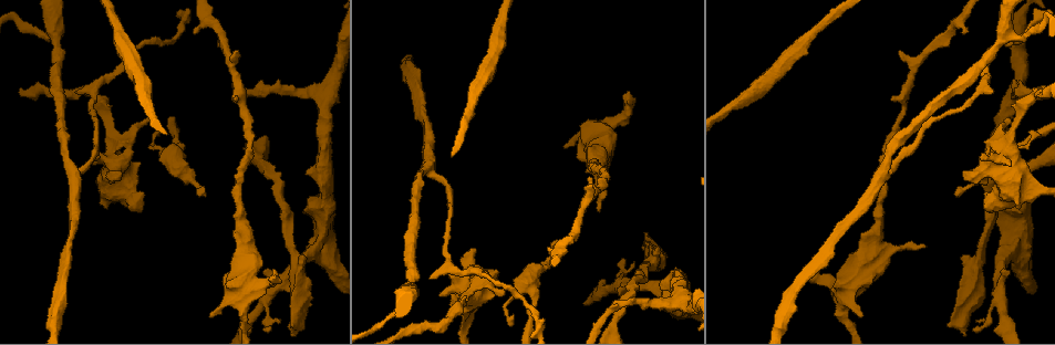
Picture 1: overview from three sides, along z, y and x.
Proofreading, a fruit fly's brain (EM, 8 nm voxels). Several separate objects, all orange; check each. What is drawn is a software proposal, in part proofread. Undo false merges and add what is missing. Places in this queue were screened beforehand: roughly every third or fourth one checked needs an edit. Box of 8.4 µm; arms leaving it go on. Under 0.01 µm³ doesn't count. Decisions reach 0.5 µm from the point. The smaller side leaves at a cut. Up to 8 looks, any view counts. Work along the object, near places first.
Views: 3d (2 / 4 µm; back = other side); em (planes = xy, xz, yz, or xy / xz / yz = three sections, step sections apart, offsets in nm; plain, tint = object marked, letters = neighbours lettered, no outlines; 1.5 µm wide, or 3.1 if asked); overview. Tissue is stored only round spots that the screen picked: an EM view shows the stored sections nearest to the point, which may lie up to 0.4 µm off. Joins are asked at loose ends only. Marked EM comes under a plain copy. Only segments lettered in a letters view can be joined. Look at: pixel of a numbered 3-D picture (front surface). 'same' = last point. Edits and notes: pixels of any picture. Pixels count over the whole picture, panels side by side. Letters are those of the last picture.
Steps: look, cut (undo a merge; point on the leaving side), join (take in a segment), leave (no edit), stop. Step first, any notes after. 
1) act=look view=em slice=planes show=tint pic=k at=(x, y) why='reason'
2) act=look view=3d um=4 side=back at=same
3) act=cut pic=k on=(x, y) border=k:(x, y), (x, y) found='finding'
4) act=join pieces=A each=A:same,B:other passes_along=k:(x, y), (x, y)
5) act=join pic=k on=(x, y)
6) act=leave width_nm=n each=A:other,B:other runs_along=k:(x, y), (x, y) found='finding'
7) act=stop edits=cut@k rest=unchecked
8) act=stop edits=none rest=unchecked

act=look view=3d um=2 pic=1 at=(956, 197) why='free end'

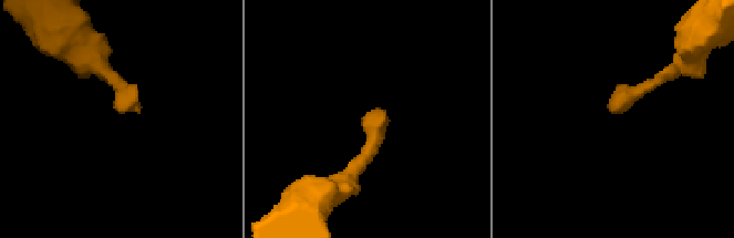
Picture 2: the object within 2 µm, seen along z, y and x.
act=look view=em slice=planes show=tint pic=2 at=(386, 116)

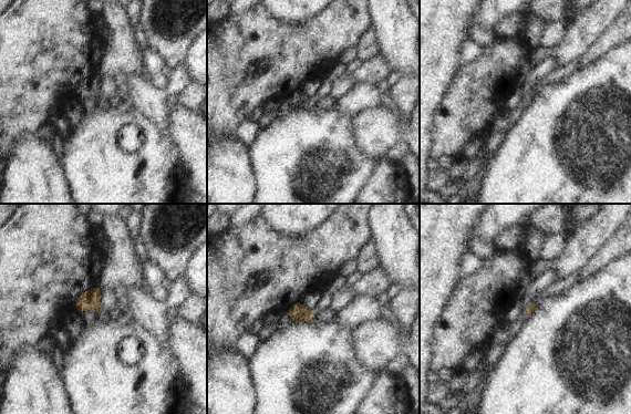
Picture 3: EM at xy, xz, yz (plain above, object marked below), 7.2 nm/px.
act=look view=em slice=planes show=letters at=same

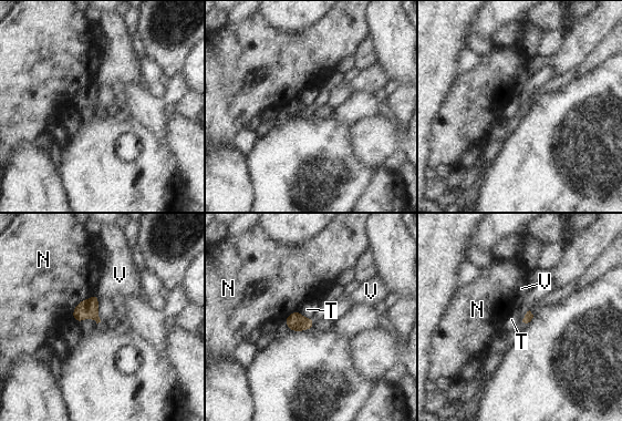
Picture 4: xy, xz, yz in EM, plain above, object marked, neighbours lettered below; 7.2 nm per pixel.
act=leave each=N:other,T:other,V:other border=4:(298, 310), (306, 317), (311, 318) found='no lettered segment goes on from it'

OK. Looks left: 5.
act=look view=3d um=4 pic=1 at=(1018, 208) why='stops while still wide'

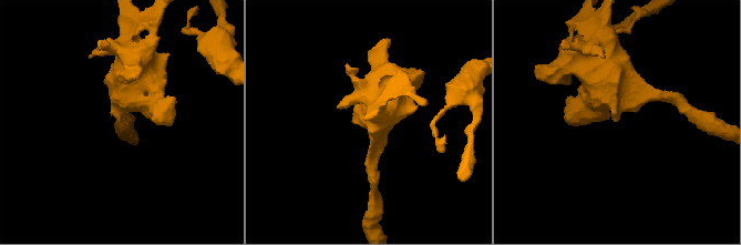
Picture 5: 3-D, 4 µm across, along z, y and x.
act=look view=em um=3.1 slice=xy step=16 show=letters pic=5 at=(118, 120) why='shape alone is not enough'

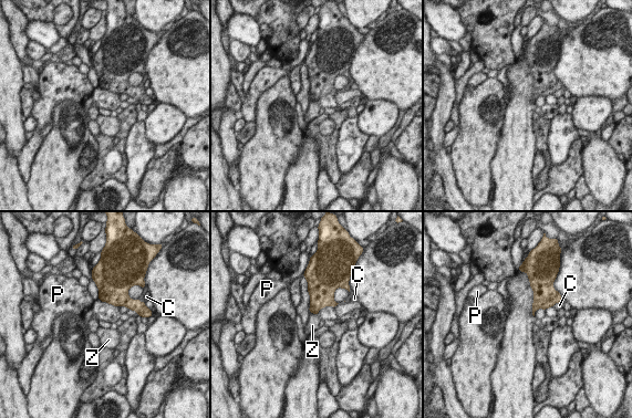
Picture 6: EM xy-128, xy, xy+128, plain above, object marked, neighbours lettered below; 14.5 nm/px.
act=join pieces=Z each=C:other,P:other,Z:same found='it goes on there'

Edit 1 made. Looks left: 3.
act=look view=3d um=2 pic=1 at=(76, 172)

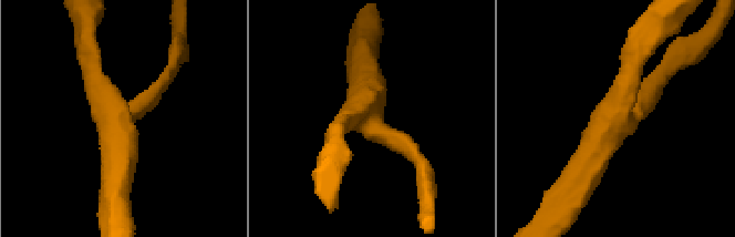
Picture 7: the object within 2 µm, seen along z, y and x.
act=look view=em slice=yz step=4 show=tint pic=7 at=(366, 116) arms=3

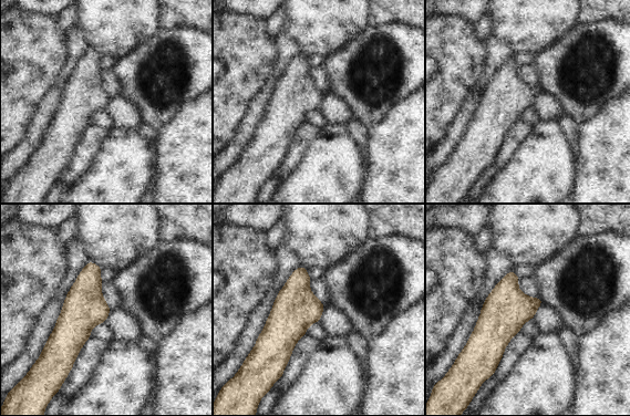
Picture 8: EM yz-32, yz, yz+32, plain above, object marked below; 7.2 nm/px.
act=look view=em slice=planes show=letters at=same

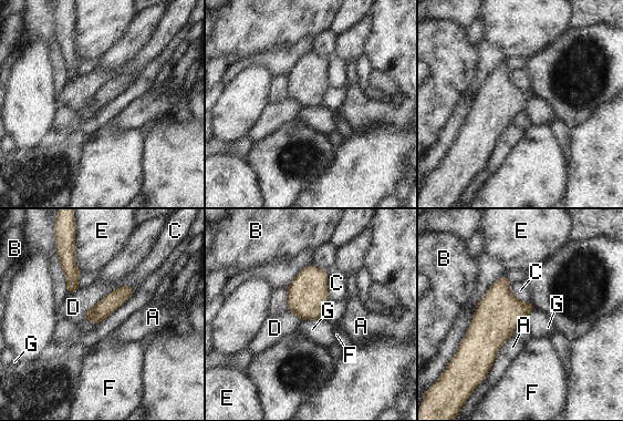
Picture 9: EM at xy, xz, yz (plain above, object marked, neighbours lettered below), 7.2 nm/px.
act=leave width_nm=140 each=A:other,B:other,C:other,D:other,E:other,F:other,G:other border=9:(133, 287), (121, 285), (85, 310) found='all the same neuron'

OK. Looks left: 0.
act=stop edits=join@6 rest=unchecked

